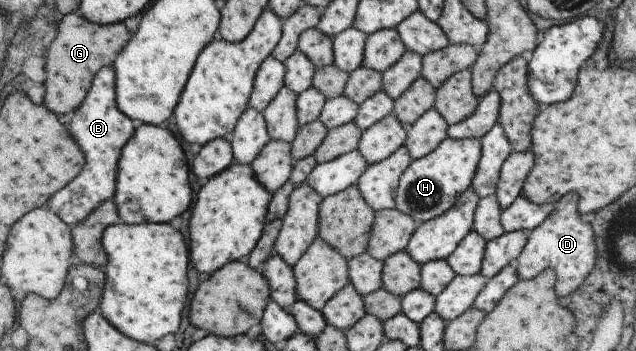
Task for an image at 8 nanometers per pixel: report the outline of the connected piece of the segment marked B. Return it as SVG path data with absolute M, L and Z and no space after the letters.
M104 67L96 75L89 95L79 106L75 113L75 119L71 123L71 133L87 151L87 167L83 167L83 173L67 185L67 189L59 191L51 199L51 209L70 226L74 227L85 221L103 202L113 200L115 197L115 180L117 162L121 148L136 130L133 128L133 121L117 106L117 92L115 91L115 68Z

